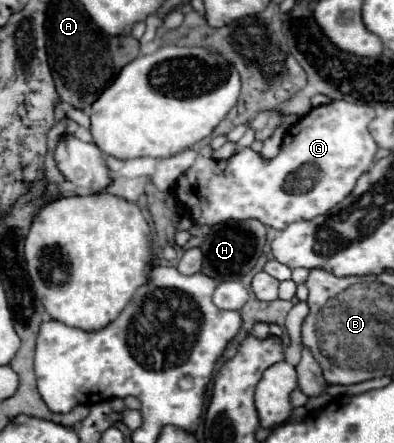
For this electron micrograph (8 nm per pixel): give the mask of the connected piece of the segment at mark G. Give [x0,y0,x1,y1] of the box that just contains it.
[170,101,378,229]

